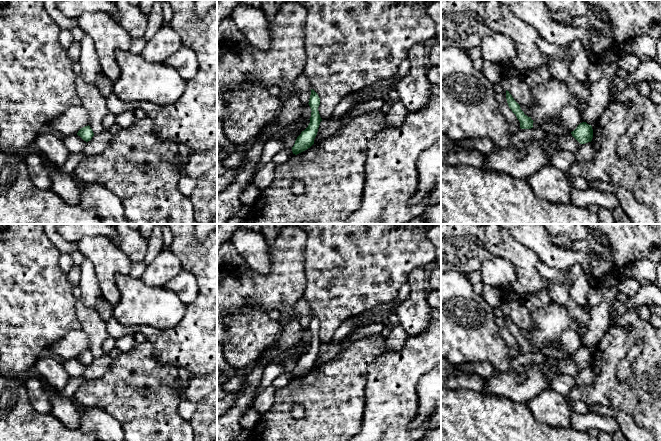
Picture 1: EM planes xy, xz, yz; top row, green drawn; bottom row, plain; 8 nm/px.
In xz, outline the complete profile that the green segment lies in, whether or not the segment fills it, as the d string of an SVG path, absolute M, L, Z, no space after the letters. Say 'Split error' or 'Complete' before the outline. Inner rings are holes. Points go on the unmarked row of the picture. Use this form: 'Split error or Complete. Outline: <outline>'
Complete. Outline: M311 313L311 319L308 328L312 335L309 343L310 347L308 351L297 361L295 368L292 371L292 376L295 379L307 374L314 368L314 363L317 359L320 346L322 345L318 335L320 322L313 313Z

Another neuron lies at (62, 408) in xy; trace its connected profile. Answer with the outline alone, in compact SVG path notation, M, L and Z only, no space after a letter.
M48 383L43 386L44 396L51 403L51 414L54 415L66 427L77 429L80 425L80 414L70 398L61 396L58 389Z

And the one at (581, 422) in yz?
M572 411L571 422L572 428L577 431L588 431L591 428L595 428L598 431L608 432L613 436L615 432L620 430L615 418L590 411L585 414L578 414Z

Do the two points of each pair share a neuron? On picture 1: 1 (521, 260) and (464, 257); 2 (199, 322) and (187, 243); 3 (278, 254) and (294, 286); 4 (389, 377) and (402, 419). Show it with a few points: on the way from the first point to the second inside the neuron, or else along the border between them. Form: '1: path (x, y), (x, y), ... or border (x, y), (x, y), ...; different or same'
1: path (507, 250), (478, 250); same
2: path (206, 302), (206, 267), (202, 263); same
3: path (286, 262), (287, 278); same
4: path (390, 387), (392, 409); same

